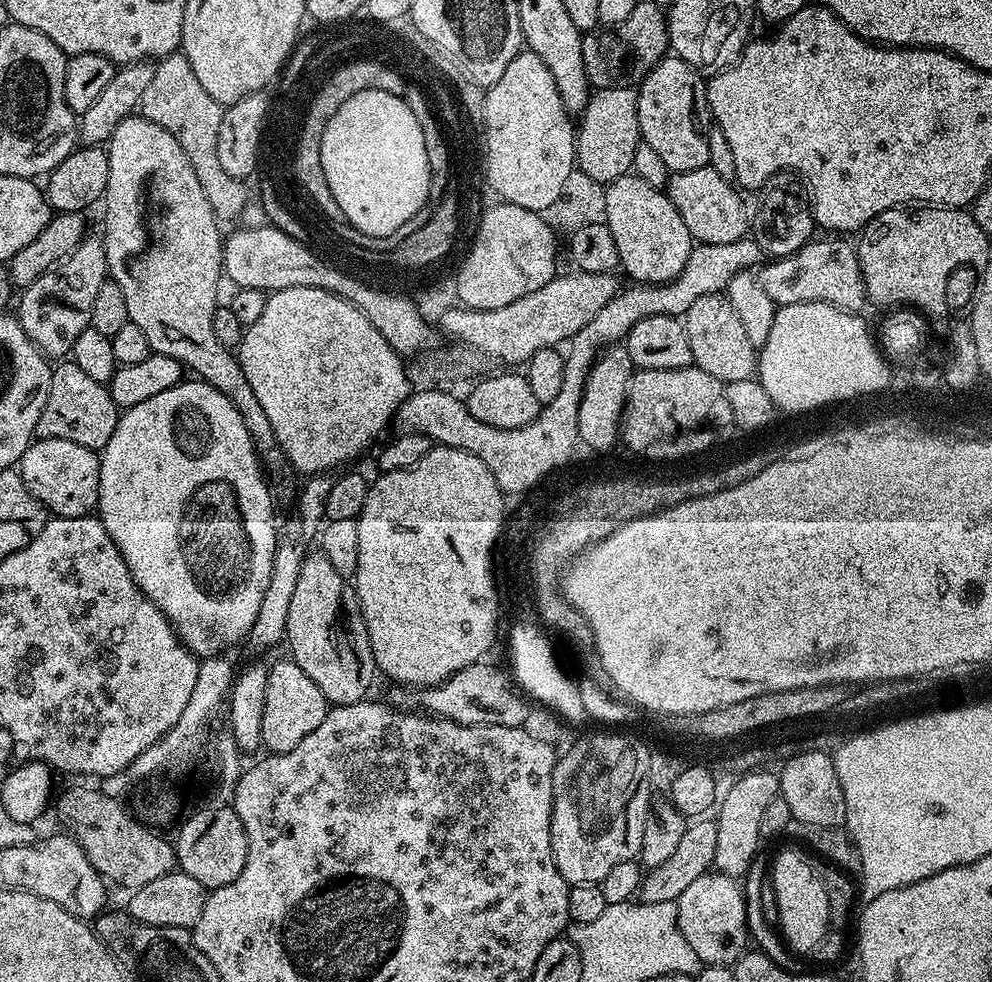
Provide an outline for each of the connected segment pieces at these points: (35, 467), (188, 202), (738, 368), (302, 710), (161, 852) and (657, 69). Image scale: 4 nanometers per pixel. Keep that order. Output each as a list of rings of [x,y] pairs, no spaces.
[[[62,438],[33,439],[22,454],[18,465],[22,482],[28,493],[48,509],[52,516],[78,518],[87,516],[96,508],[100,485],[100,457],[78,442],[66,442]]]
[[[139,114],[127,116],[122,122],[118,122],[114,134],[106,141],[106,151],[110,175],[106,178],[102,201],[102,239],[108,275],[126,297],[129,321],[138,326],[142,334],[146,334],[146,342],[150,342],[155,355],[174,358],[189,373],[195,374],[205,384],[214,386],[214,390],[230,398],[234,410],[242,414],[242,422],[252,435],[252,444],[256,447],[256,455],[259,456],[263,471],[274,489],[275,499],[279,503],[281,500],[282,503],[291,505],[295,501],[298,488],[295,483],[292,485],[294,472],[278,438],[274,438],[274,426],[270,426],[258,398],[254,398],[254,390],[250,390],[250,382],[246,382],[246,374],[242,374],[242,366],[233,349],[222,346],[222,342],[218,342],[218,337],[214,334],[214,310],[218,307],[216,291],[220,288],[220,280],[222,281],[224,245],[222,232],[220,236],[221,225],[214,210],[210,210],[210,202],[206,202],[206,194],[202,194],[202,185],[194,174],[194,166],[190,166],[190,158],[186,158],[182,146],[178,146],[178,138],[174,138],[170,130],[162,130],[158,122],[150,122]]]
[[[702,294],[682,319],[686,338],[690,338],[690,354],[695,367],[706,370],[706,374],[714,374],[714,378],[725,384],[753,379],[758,368],[758,352],[752,347],[750,338],[746,338],[746,329],[734,306],[730,306],[727,295]]]
[[[284,658],[268,669],[268,685],[266,686],[266,707],[262,710],[262,745],[269,753],[279,754],[294,750],[306,734],[318,727],[322,718],[326,718],[329,703],[314,686],[314,681],[290,658]]]
[[[68,788],[54,800],[54,812],[60,815],[67,835],[82,846],[86,858],[105,881],[121,884],[127,890],[146,886],[162,874],[177,871],[176,850],[171,839],[159,836],[147,823],[135,820],[118,801],[96,788]]]
[[[669,54],[663,60],[658,61],[644,76],[643,80],[639,81],[636,88],[641,141],[650,145],[662,157],[662,162],[666,162],[669,173],[709,167],[710,146],[708,145],[708,137],[705,129],[703,127],[700,129],[700,124],[696,121],[696,92],[703,93],[705,88],[706,84],[701,73],[691,68],[686,61],[678,59],[675,54]]]

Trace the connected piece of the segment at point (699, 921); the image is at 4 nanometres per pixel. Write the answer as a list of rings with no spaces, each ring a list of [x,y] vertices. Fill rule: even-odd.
[[[709,870],[691,886],[686,886],[686,890],[682,890],[674,903],[678,910],[678,926],[682,938],[690,942],[690,950],[698,954],[701,965],[732,966],[744,955],[749,947],[750,909],[744,899],[743,887],[733,877]]]

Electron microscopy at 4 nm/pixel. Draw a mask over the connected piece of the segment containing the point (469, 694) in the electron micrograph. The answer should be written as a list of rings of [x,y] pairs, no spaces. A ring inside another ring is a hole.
[[[481,662],[458,670],[450,678],[432,688],[411,689],[407,686],[392,686],[386,696],[387,703],[401,710],[419,710],[424,714],[453,720],[459,724],[478,726],[479,724],[497,724],[498,726],[521,727],[526,722],[530,709],[530,700],[516,686],[513,677],[496,664]]]

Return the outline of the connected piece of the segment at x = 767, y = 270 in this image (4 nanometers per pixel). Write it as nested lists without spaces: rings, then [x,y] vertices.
[[[844,238],[828,239],[832,240],[813,239],[788,256],[769,259],[759,269],[758,275],[762,287],[766,290],[766,294],[770,294],[770,298],[777,306],[822,302],[833,304],[834,307],[842,308],[846,312],[861,311],[860,307],[866,304],[866,297],[860,259],[855,247],[851,243],[848,245],[844,241],[847,239]]]

